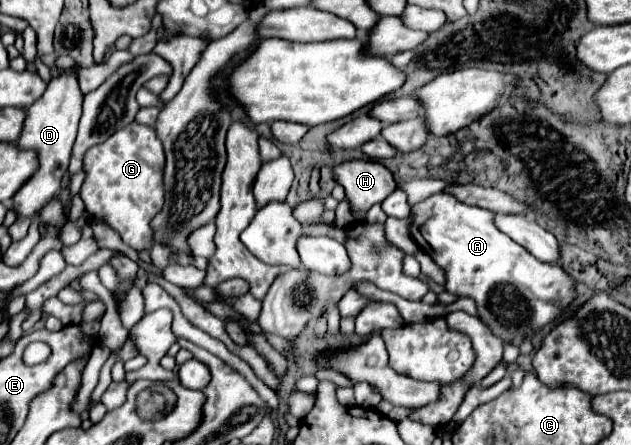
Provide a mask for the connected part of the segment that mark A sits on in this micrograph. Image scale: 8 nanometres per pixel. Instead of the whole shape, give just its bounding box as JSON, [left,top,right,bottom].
[411,193,577,345]

